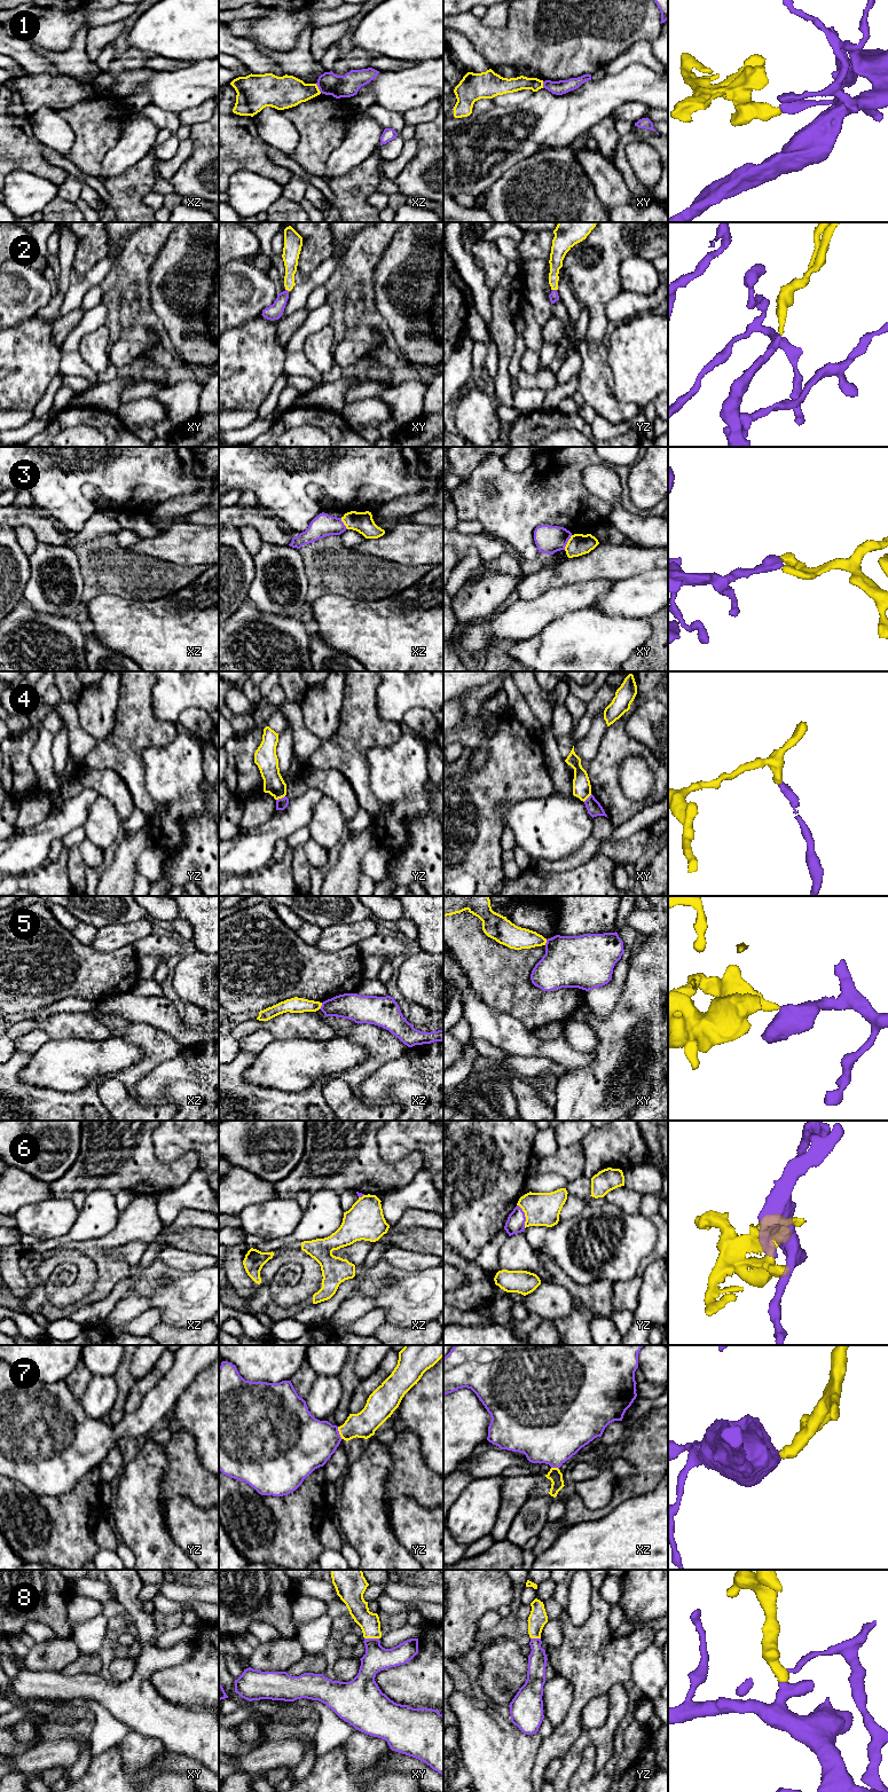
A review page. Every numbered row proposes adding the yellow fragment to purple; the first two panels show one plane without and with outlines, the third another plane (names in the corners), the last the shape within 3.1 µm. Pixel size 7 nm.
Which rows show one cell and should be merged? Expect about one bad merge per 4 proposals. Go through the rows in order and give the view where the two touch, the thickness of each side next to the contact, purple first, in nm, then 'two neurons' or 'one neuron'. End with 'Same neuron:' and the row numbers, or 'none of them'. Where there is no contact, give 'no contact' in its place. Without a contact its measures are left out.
1: xz | 160/220 nm | two neurons
2: yz | 70/100 nm | one neuron
3: xy | 190/150 nm | two neurons
4: yz | 80/140 nm | two neurons
5: xz | 190/110 nm | two neurons
6: yz | 130/240 nm | two neurons
7: yz | 380/190 nm | one neuron
8: xy | 180/140 nm | one neuron
Same neuron: 2, 7, 8

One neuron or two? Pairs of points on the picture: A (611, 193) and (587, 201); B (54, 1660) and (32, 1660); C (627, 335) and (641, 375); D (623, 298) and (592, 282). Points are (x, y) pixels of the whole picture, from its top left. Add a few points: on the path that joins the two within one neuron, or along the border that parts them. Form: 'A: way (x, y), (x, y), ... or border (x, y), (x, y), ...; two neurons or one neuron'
A: border (586, 173), (594, 187), (596, 197), (607, 210); two neurons
B: way (48, 1660), (38, 1660); one neuron
C: way (636, 345), (641, 350), (641, 364); one neuron
D: border (621, 289), (606, 306), (605, 317), (607, 320); two neurons

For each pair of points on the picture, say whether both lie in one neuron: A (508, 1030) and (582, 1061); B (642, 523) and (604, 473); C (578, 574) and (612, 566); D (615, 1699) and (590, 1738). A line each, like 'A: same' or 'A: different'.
A: same
B: same
C: same
D: same

